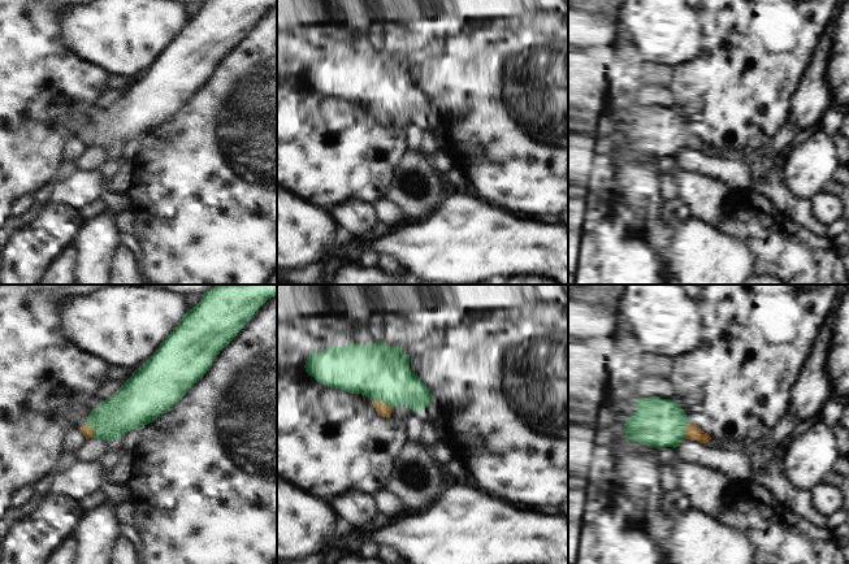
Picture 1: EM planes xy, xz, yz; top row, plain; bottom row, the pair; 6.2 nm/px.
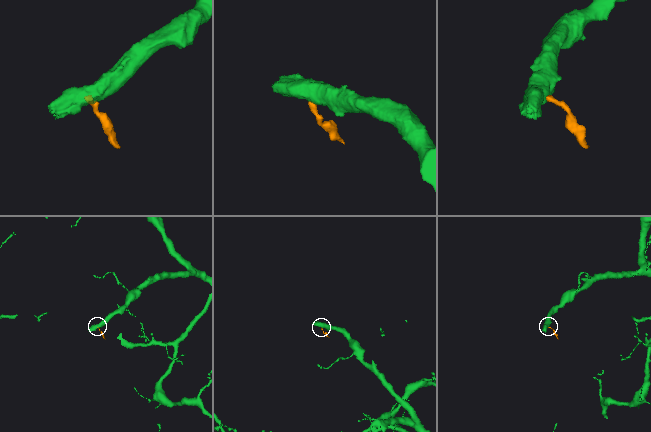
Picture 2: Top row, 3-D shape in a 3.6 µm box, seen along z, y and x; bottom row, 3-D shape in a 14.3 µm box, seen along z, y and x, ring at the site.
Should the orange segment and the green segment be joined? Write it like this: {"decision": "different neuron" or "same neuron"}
{"decision": "same neuron"}

